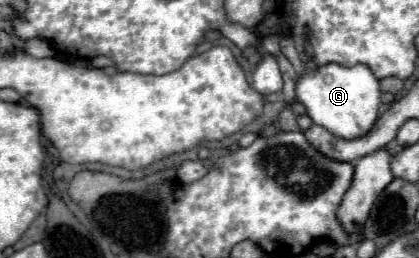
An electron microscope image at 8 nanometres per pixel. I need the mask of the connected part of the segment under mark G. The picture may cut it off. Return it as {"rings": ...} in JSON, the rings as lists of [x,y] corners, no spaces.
{"rings":[[[325,64],[317,66],[315,70],[307,70],[297,80],[295,94],[315,124],[347,140],[367,134],[379,116],[379,104],[381,104],[379,80],[365,64],[357,64],[351,68],[339,64]]]}

